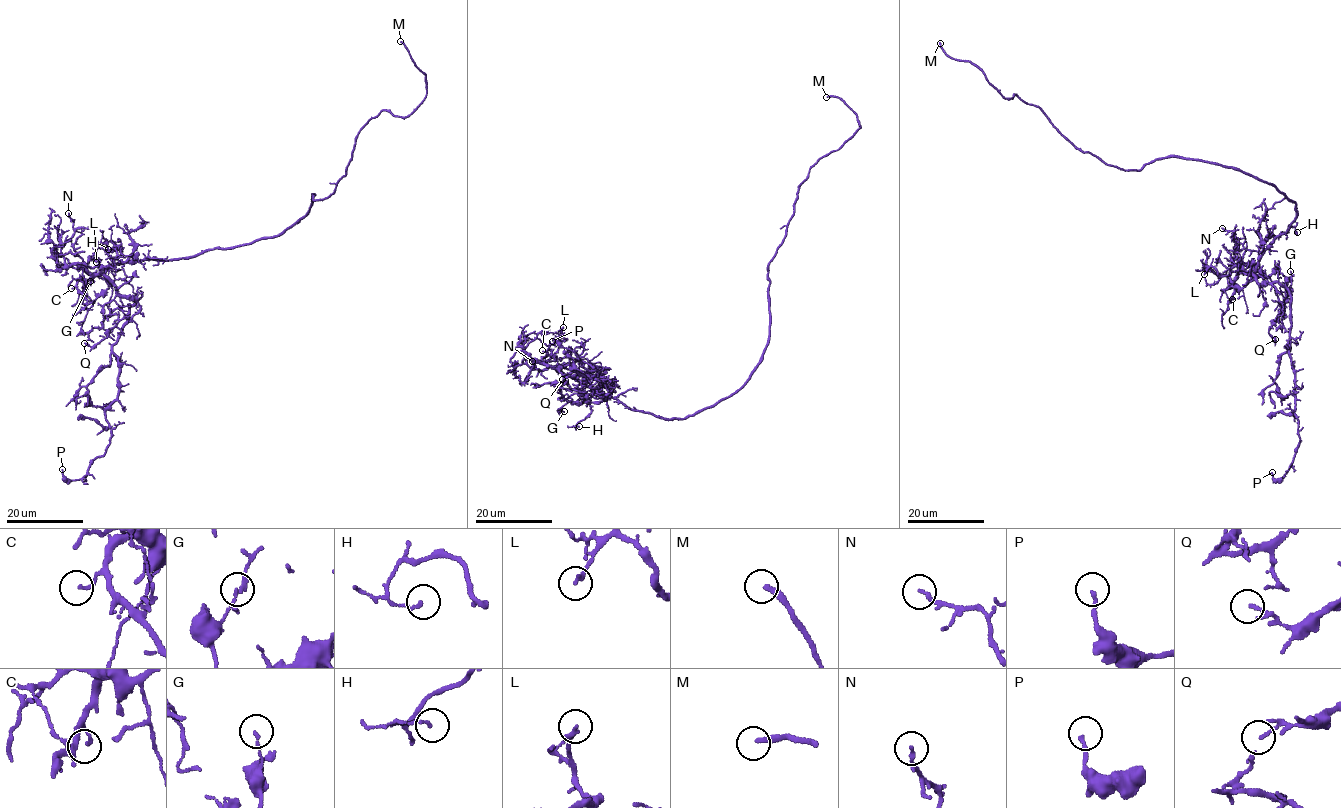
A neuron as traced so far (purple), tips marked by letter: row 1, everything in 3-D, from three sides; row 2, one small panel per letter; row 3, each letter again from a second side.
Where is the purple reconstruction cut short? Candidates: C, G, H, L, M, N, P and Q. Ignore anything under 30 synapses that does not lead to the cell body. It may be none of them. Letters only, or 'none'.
M

